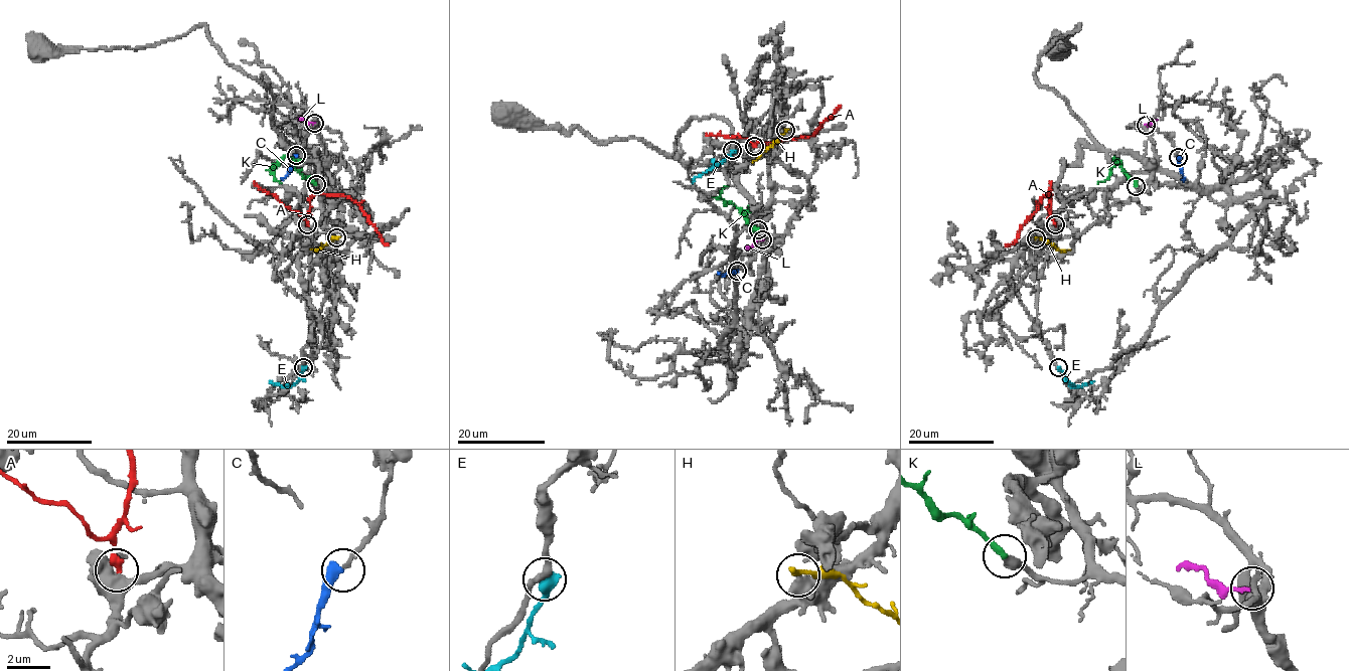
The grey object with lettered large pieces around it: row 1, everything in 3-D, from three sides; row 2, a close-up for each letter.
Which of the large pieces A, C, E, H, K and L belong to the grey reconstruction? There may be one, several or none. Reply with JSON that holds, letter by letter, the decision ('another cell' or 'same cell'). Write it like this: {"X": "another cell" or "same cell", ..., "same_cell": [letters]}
{"A": "another cell", "C": "same cell", "E": "another cell", "H": "another cell", "K": "same cell", "L": "another cell", "same_cell": ["C", "K"]}

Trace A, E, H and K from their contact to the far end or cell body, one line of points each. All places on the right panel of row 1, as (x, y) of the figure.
A: (1055, 224), (1050, 213), (1051, 194), (1041, 197), (1037, 210), (1021, 226), (1016, 240), (1005, 245)
E: (1058, 367), (1075, 387), (1095, 380)
H: (1035, 238), (1042, 237), (1063, 252), (1070, 249)
K: (1136, 186), (1135, 181), (1114, 157), (1110, 174), (1097, 184)

